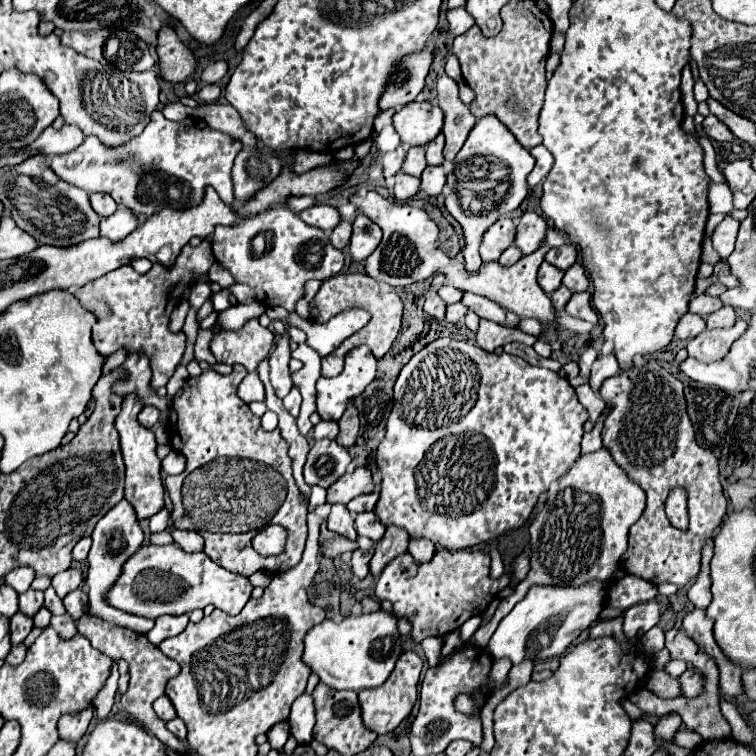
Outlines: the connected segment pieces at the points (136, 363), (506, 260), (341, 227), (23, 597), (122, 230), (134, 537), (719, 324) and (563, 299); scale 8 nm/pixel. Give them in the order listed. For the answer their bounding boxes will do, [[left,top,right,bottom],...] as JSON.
[[114,352,170,412],[500,246,524,266],[330,222,352,250],[20,590,44,616],[100,208,138,240],[86,500,154,634],[706,306,736,330],[550,286,572,310]]

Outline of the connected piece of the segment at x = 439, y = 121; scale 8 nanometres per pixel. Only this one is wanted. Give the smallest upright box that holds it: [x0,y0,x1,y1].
[394,102,444,146]

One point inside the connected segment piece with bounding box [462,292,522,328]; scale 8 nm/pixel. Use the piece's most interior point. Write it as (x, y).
(485, 308)

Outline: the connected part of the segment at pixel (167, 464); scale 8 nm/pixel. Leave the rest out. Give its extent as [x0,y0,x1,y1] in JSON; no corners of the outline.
[162,450,186,474]

